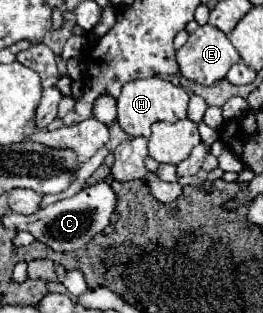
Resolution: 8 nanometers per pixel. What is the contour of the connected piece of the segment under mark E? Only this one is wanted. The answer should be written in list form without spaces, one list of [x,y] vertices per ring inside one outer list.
[[[209,24],[199,26],[189,36],[185,46],[177,50],[177,62],[181,74],[205,86],[223,80],[229,68],[239,60],[241,56],[233,48],[229,38]]]

